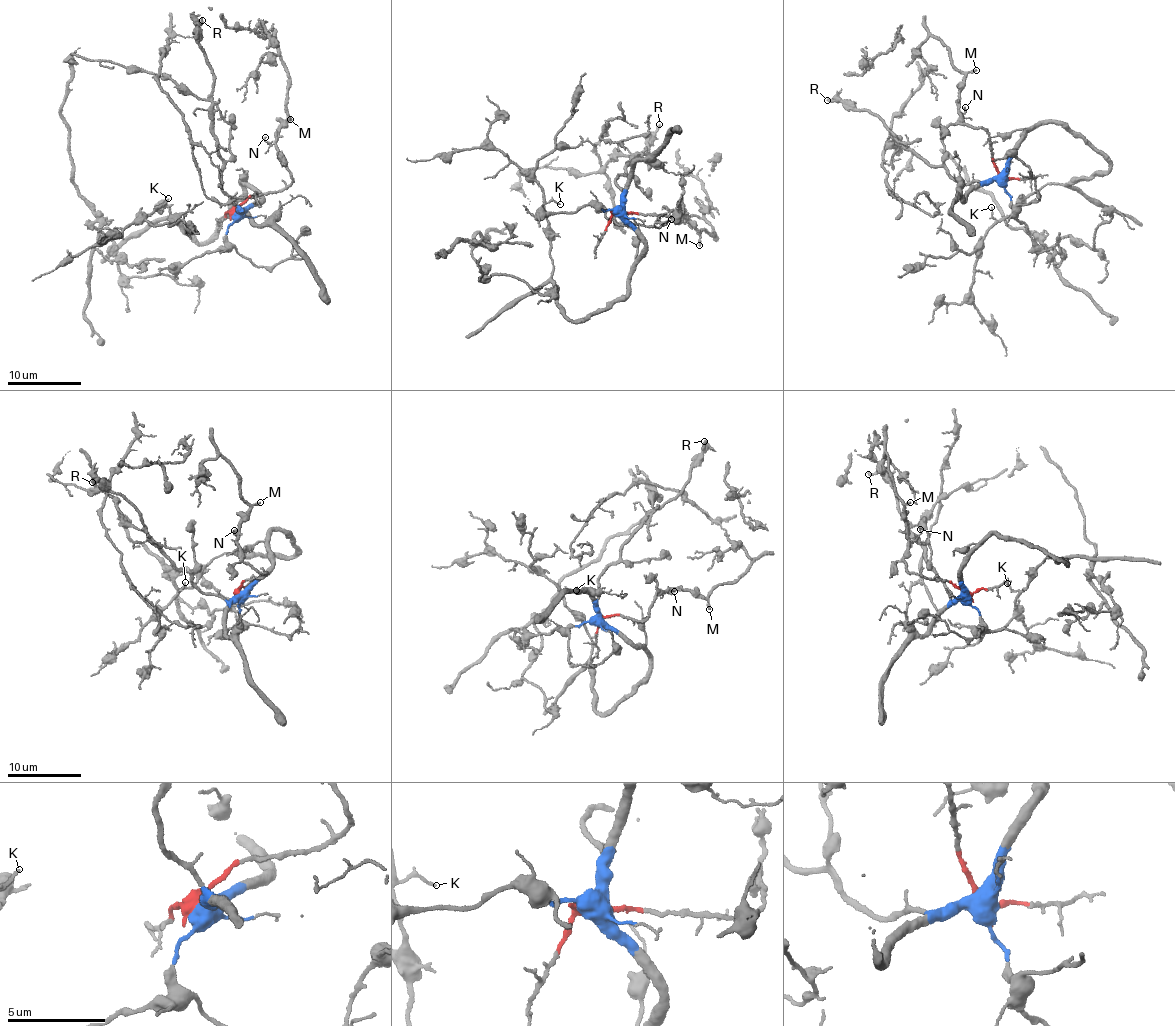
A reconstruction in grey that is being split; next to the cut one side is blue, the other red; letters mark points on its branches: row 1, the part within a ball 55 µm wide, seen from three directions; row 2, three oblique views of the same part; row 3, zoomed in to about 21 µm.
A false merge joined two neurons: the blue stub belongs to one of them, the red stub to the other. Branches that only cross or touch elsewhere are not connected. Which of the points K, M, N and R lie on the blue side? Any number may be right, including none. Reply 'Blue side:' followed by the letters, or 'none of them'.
Blue side: K, R

